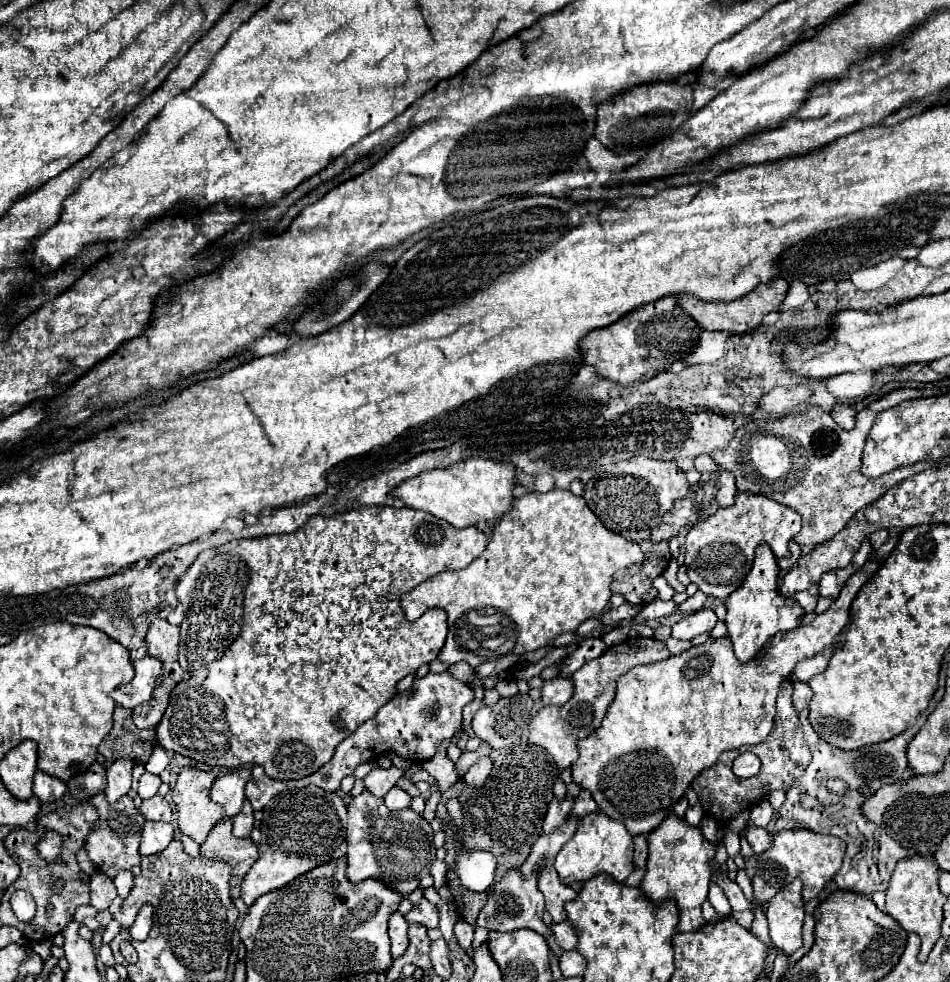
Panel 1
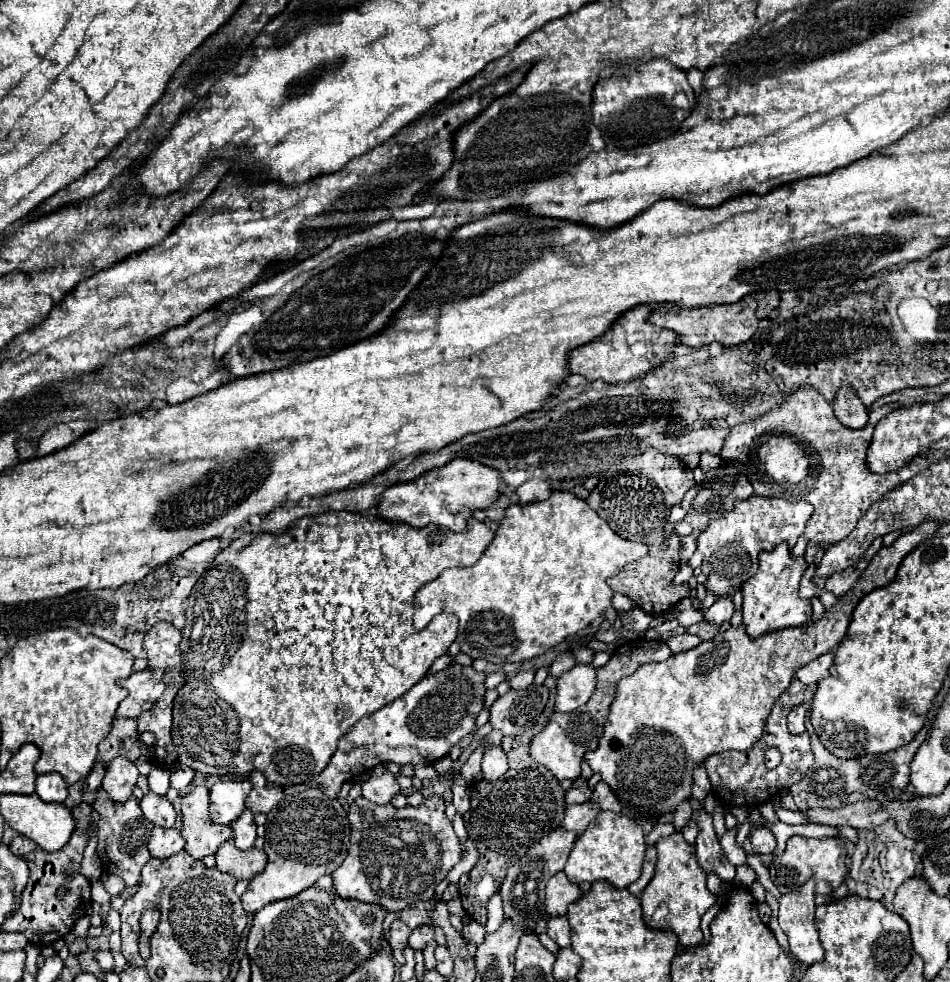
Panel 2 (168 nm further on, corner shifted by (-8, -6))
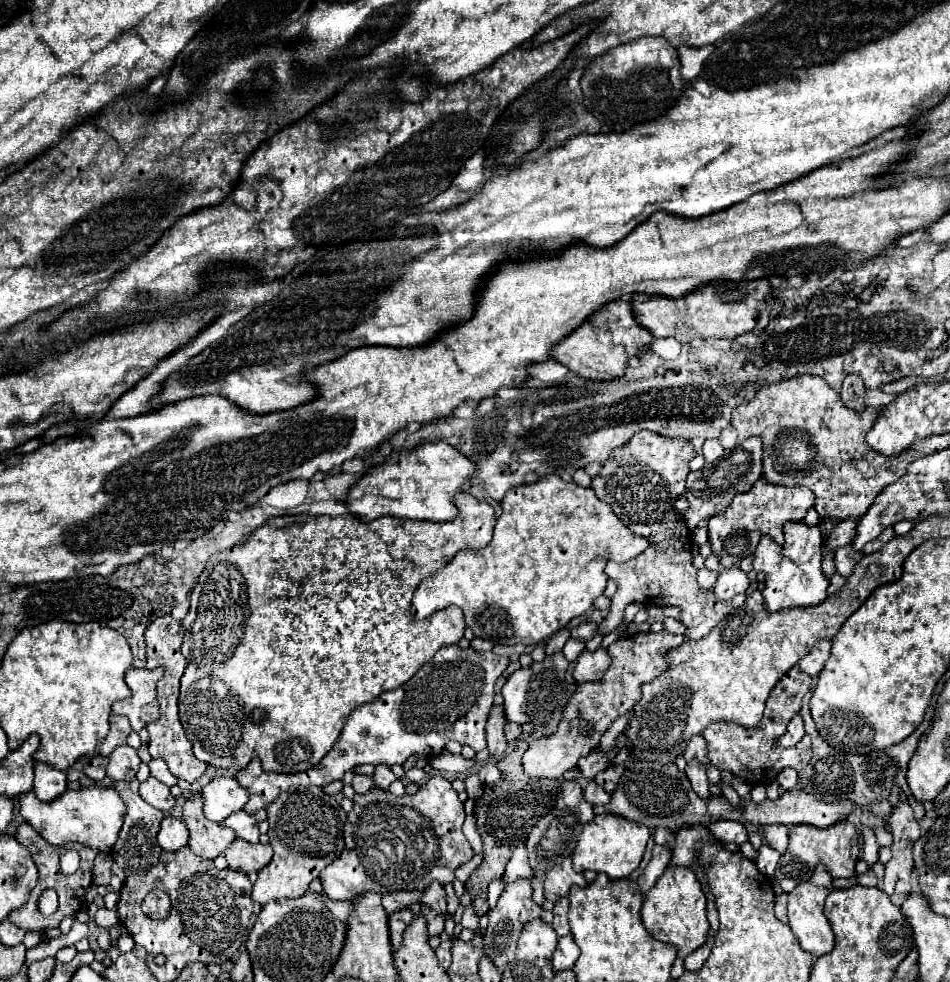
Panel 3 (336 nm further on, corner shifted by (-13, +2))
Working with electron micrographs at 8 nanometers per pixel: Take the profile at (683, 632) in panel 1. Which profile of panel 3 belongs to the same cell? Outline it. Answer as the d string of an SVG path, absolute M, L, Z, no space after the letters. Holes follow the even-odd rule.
M729 568L727 572L719 574L719 580L715 584L715 596L719 600L731 600L737 594L745 594L749 588L749 578L739 568Z

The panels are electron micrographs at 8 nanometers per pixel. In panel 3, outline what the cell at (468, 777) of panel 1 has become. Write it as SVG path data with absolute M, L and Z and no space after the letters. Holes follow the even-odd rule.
M493 708L487 720L487 748L491 754L491 762L497 762L505 750L507 750L507 740L503 736L503 726L505 726L505 716L503 708Z

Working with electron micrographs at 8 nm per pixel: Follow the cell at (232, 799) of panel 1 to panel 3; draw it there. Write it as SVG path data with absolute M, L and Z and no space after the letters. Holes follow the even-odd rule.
M213 778L205 788L205 806L203 812L213 822L223 822L229 814L241 810L249 798L245 786L235 778Z

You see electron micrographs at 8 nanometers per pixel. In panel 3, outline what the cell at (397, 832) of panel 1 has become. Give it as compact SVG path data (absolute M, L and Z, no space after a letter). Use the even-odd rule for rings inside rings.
M441 776L429 778L429 780L419 788L419 792L413 794L413 796L405 794L405 796L397 798L397 796L393 796L389 790L377 788L377 786L371 788L367 794L355 794L355 798L353 798L353 810L349 812L347 824L345 824L345 850L341 852L341 856L339 856L333 864L329 864L329 866L321 872L323 894L325 894L327 898L333 898L333 900L355 900L357 896L363 896L365 892L379 892L379 894L391 894L391 892L399 892L399 890L419 890L419 892L423 892L433 880L437 880L437 882L441 882L441 884L453 882L453 880L455 880L455 874L453 874L455 868L461 866L461 864L465 864L465 862L469 862L469 860L473 858L473 850L471 850L467 838L465 838L463 832L461 832L463 820L465 820L463 804L461 804L461 800L457 798L457 792L451 788L449 780L445 780L445 778L441 778Z

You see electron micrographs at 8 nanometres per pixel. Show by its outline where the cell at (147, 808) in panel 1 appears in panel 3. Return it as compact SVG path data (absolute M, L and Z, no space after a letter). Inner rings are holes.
M147 778L145 782L141 782L141 798L147 800L147 804L153 804L153 808L163 810L163 812L171 812L175 798L169 792L169 786L161 784L155 778Z

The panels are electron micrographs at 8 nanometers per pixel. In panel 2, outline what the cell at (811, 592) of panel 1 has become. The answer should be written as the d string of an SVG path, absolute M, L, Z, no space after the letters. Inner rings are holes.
M820 550L818 554L816 554L816 558L814 558L814 562L808 566L808 570L804 572L804 576L802 576L802 582L800 582L800 594L804 596L804 598L812 598L812 596L816 596L816 582L814 582L814 576L816 576L816 568L818 568L818 562L822 560L822 556L824 556L824 550Z

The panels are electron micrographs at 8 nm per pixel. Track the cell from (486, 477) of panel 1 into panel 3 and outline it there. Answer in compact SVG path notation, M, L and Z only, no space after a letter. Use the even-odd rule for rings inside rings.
M447 442L421 444L411 452L403 450L401 454L389 456L381 466L359 478L345 502L351 514L363 518L365 522L381 516L445 522L453 520L459 514L459 508L453 504L453 498L455 494L463 492L465 482L471 482L475 470L477 466L473 466L467 456L463 456Z

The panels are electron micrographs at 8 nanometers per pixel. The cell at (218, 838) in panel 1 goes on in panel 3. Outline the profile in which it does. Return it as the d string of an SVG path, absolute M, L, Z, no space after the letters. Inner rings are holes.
M235 838L233 844L225 850L225 858L229 862L231 870L239 870L239 872L253 872L253 870L261 870L269 864L273 856L273 848L271 844L249 844L241 838Z

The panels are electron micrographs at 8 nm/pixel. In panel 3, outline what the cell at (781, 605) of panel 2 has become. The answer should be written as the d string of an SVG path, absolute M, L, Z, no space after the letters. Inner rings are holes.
M787 522L783 526L785 544L775 544L769 536L761 536L761 542L755 552L753 570L765 574L765 588L763 588L763 600L767 612L779 612L783 608L793 606L817 606L827 598L827 586L821 572L821 532L817 526L807 526L803 522Z

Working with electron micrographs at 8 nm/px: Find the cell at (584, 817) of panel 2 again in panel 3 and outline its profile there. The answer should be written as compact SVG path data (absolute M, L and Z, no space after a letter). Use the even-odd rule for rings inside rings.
M591 780L587 786L585 786L583 796L585 796L585 800L587 800L589 804L593 804L595 808L609 804L609 794L607 794L603 788L599 788L599 786L597 786L593 780Z

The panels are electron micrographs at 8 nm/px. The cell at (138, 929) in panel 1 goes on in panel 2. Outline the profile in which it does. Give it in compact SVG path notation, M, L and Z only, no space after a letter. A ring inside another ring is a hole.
M111 906L103 916L102 916L103 923L107 924L112 931L119 931L121 926L121 919L119 913L114 910Z

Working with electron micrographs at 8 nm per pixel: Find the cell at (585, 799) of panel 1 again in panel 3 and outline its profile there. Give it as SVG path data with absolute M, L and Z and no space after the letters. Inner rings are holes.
M609 766L605 772L595 776L595 782L601 788L605 788L605 792L615 792L621 776L623 776L623 766Z

